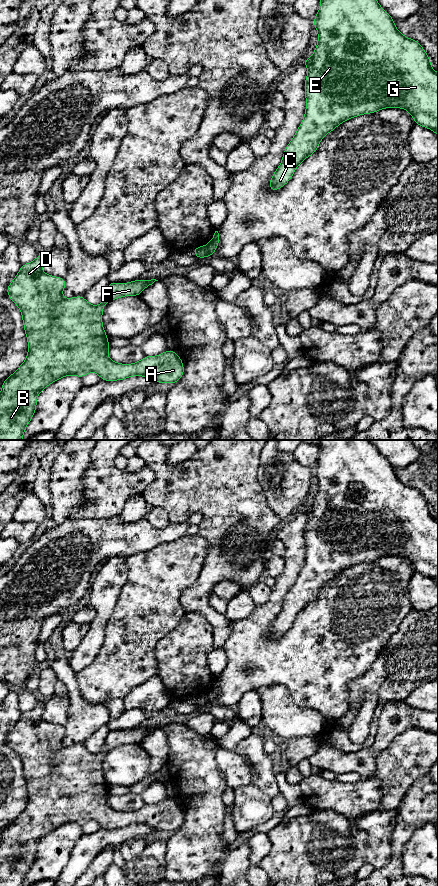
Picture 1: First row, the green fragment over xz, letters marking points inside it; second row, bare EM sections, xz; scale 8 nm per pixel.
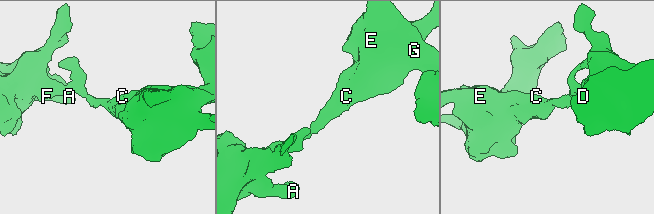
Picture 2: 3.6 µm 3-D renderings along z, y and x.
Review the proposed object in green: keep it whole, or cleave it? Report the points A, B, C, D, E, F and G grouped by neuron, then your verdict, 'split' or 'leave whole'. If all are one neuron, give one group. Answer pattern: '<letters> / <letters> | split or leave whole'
A B D F / C E G | split

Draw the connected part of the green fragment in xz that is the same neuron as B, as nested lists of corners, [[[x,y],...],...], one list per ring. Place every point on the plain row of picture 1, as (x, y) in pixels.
[[[45,702],[39,704],[27,712],[21,713],[20,719],[7,735],[7,743],[18,754],[22,761],[24,778],[28,788],[28,803],[23,812],[10,823],[2,832],[0,840],[0,886],[23,886],[26,874],[35,862],[37,845],[49,832],[68,823],[83,826],[90,820],[97,821],[102,829],[124,828],[131,824],[145,824],[154,830],[175,832],[184,822],[184,814],[181,806],[175,799],[167,798],[157,804],[145,804],[139,810],[133,812],[120,812],[108,806],[109,790],[102,772],[104,754],[123,744],[139,744],[156,727],[135,728],[129,731],[110,730],[105,740],[103,749],[97,753],[89,752],[84,744],[76,744],[65,747],[62,740],[66,733],[65,726],[47,723],[42,719]]]

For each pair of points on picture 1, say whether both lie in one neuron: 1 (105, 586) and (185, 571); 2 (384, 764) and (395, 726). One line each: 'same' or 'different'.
1: different
2: different

